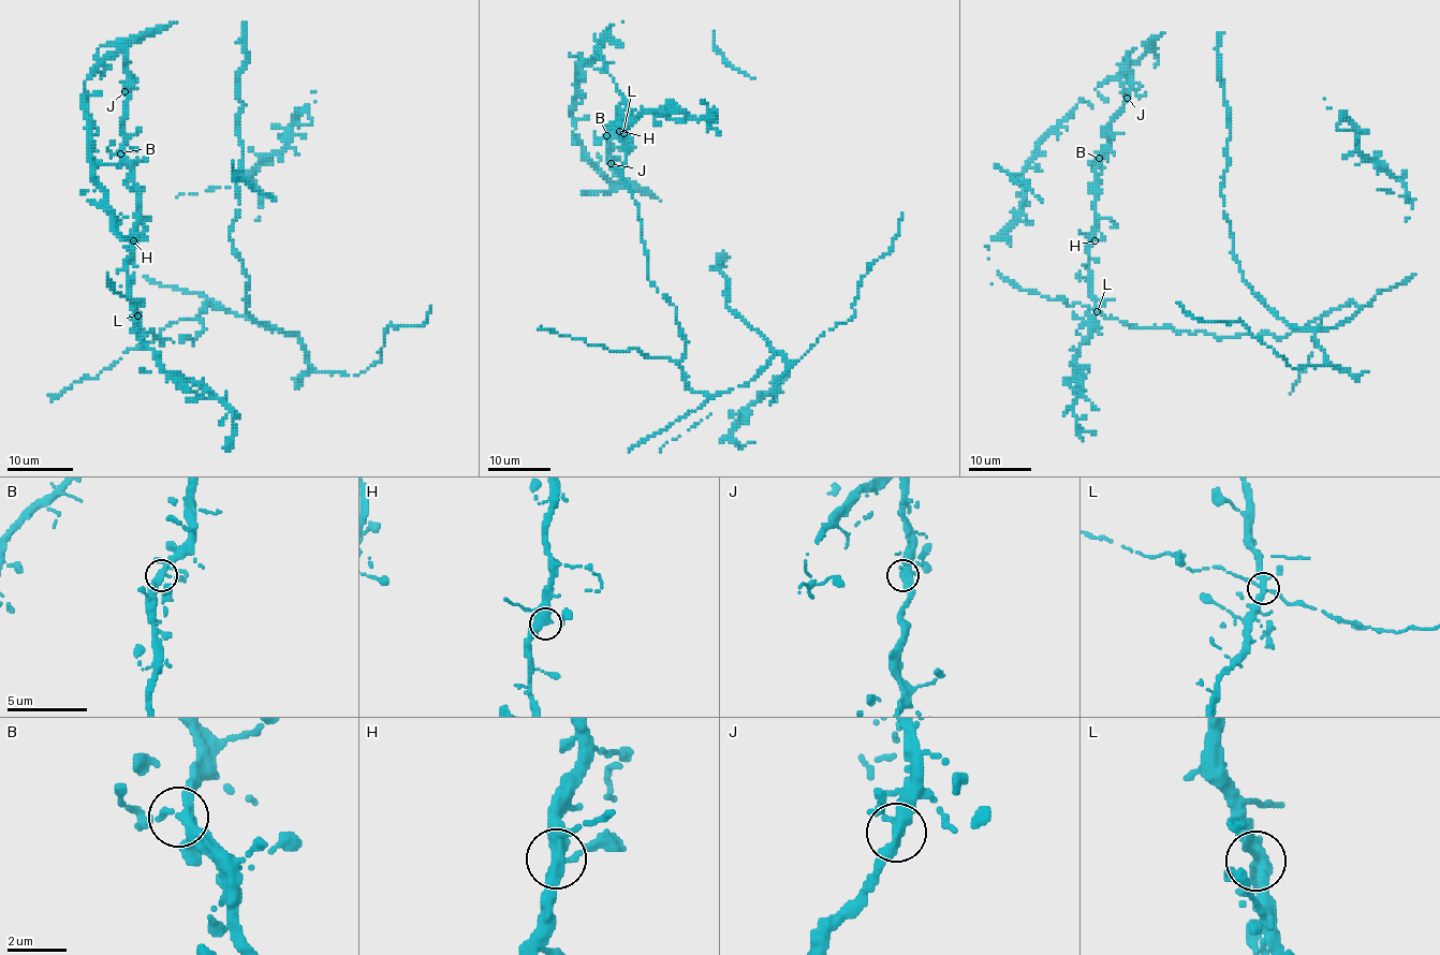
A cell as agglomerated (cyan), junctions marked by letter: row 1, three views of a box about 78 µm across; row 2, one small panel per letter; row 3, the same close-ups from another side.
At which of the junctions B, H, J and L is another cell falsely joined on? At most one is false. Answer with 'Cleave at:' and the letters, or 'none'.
Cleave at: none

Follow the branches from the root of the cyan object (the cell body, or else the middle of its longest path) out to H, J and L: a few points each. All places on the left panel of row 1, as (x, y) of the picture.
H: (136, 332), (140, 328), (137, 310), (130, 292), (127, 270), (133, 240)
J: (136, 332), (137, 310), (130, 292), (127, 259), (137, 219), (137, 187), (133, 166), (123, 157), (125, 91)
L: (136, 332), (140, 328), (137, 314)

